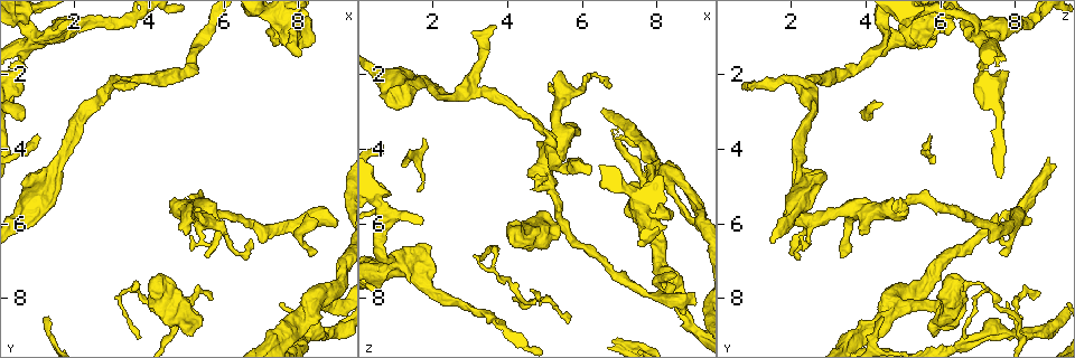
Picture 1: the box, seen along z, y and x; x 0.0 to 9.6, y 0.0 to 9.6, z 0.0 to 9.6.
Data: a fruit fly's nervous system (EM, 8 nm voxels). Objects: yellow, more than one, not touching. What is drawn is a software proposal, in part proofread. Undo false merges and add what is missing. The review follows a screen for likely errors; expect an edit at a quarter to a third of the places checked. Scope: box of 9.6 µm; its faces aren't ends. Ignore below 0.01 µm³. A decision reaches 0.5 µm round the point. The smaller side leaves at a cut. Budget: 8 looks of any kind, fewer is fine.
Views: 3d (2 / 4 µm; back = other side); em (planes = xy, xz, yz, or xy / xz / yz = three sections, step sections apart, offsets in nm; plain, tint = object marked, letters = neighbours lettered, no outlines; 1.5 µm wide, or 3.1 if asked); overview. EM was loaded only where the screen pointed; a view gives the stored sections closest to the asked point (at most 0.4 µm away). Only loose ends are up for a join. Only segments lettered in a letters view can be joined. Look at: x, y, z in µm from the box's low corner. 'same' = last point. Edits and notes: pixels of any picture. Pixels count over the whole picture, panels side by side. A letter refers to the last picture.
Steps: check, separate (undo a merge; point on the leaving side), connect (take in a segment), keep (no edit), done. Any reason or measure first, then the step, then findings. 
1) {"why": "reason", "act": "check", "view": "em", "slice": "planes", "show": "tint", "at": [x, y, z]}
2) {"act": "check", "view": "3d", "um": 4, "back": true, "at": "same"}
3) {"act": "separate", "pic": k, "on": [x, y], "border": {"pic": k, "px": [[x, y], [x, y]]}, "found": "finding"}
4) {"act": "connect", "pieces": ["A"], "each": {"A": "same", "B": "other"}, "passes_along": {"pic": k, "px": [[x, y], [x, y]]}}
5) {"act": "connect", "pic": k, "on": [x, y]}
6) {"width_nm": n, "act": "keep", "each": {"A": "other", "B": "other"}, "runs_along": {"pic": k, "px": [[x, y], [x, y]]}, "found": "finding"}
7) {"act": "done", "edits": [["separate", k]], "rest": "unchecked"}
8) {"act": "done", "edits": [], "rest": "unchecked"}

{"why": "free end", "act": "check", "view": "em", "slice": "yz", "step": 8, "show": "plain", "at": [5.55, 6.95, 3.40]}

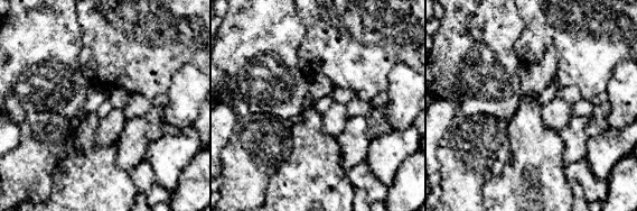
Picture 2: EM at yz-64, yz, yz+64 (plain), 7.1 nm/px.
{"act": "check", "view": "em", "slice": "yz", "step": 8, "show": "letters", "at": "same"}

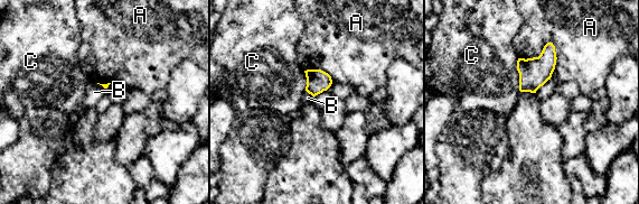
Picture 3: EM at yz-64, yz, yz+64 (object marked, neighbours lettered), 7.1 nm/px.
{"act": "keep", "each": {"A": "other", "B": "other", "C": "other"}, "border": {"pic": 3, "px": [[306, 90], [313, 96]]}, "found": "no lettered segment goes on from it"}

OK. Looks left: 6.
{"why": "an open end", "act": "check", "view": "em", "slice": "planes", "show": "letters", "at": [5.30, 5.65, 1.95]}

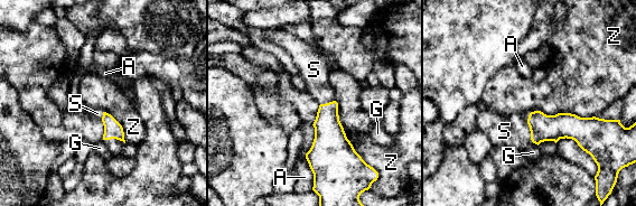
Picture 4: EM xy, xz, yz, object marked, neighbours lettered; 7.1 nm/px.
{"longest_contact_nm": ["Z", 480], "act": "connect", "pieces": ["S"], "each": {"A": "other", "G": "other", "S": "same", "Z": "other"}, "passes_along": {"pic": 4, "px": [[543, 128], [530, 128], [513, 131]]}, "found": "it goes on there"}

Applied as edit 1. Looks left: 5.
{"why": "thick end", "act": "check", "view": "em", "slice": "xy", "step": 4, "show": "tint", "at": [4.10, 7.45, 6.15]}

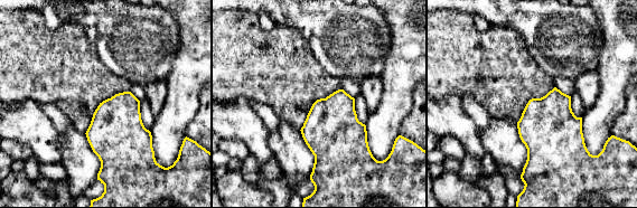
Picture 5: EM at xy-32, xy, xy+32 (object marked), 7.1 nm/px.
{"act": "check", "view": "em", "slice": "xz", "step": 8, "show": "letters", "at": "same"}

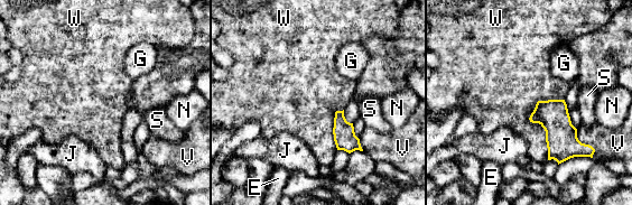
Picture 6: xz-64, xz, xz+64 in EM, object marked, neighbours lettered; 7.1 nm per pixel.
{"act": "keep", "each": {"E": "other", "G": "other", "J": "other", "N": "other", "S": "other", "V": "other", "W": "other"}, "border": {"pic": 6, "px": [[563, 99], [529, 118], [548, 159]]}, "found": "none of them fits"}

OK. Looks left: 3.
{"act": "done", "edits": [["connect", 4]], "rest": "unchecked"}

